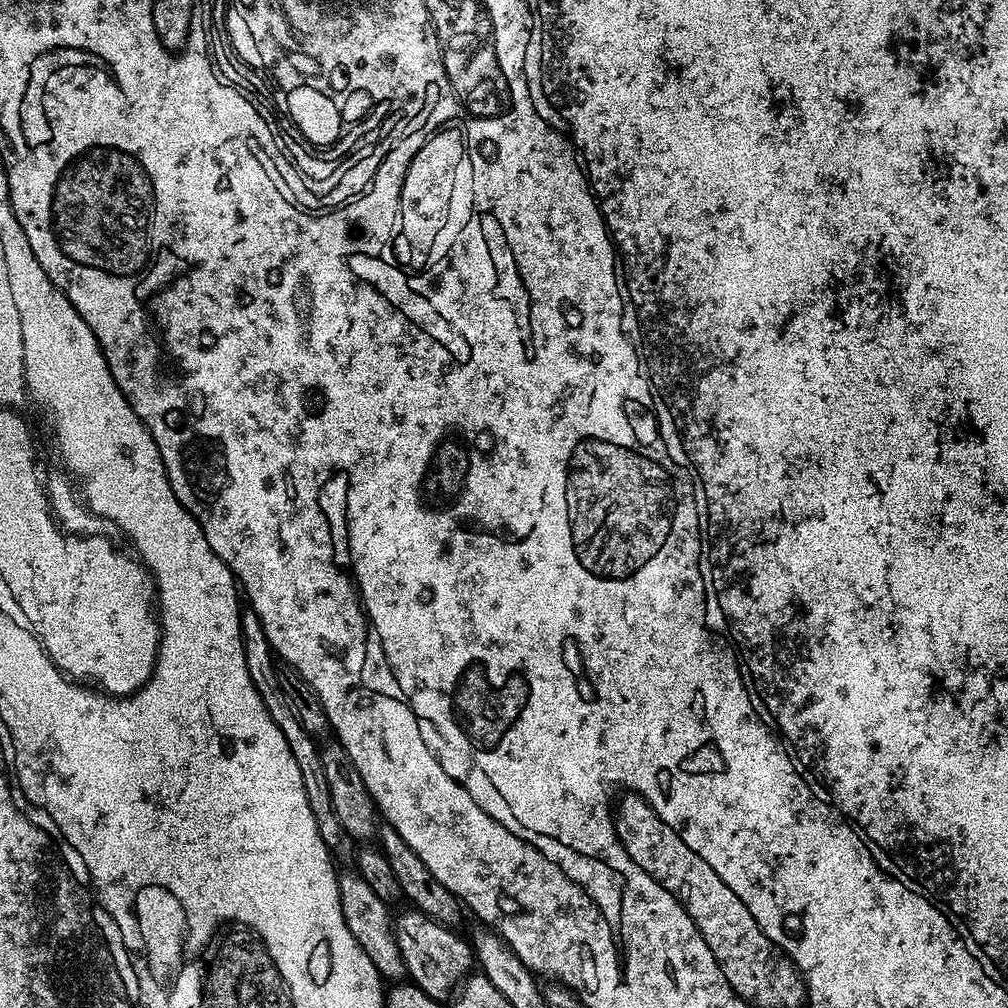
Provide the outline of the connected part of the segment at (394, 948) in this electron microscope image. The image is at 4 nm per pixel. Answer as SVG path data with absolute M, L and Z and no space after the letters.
M355 870L339 873L338 898L342 902L342 918L346 922L346 930L354 934L354 942L366 950L366 958L374 962L381 977L388 982L400 982L407 977L408 971L402 960L402 950L398 950L396 930L393 917L388 917L389 905L366 882L362 882L360 875Z

